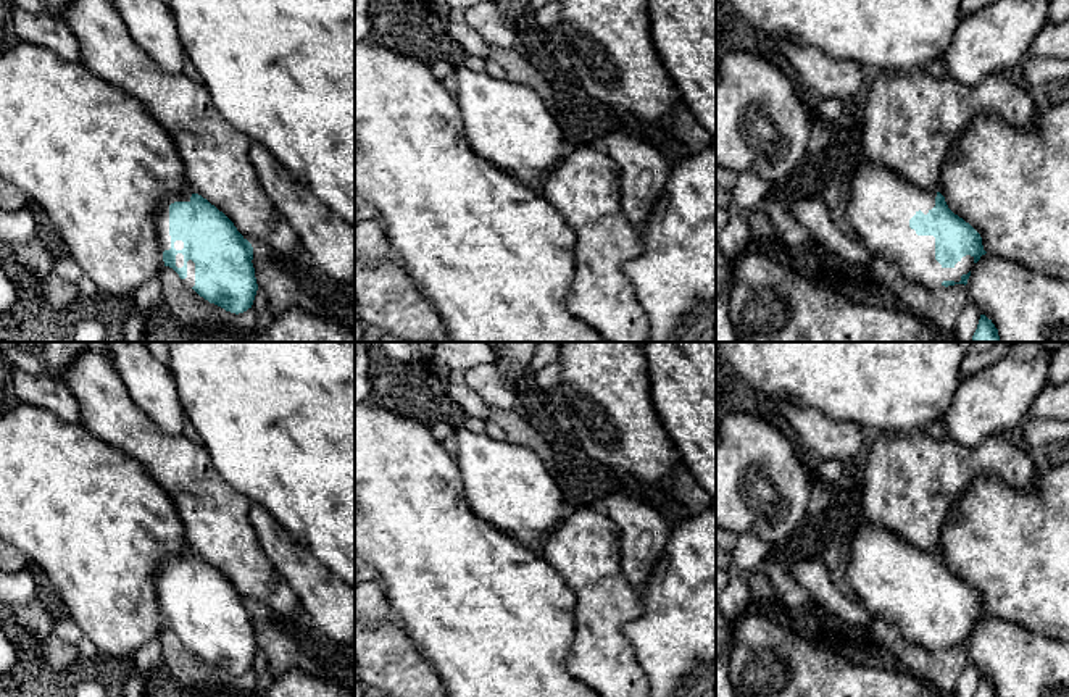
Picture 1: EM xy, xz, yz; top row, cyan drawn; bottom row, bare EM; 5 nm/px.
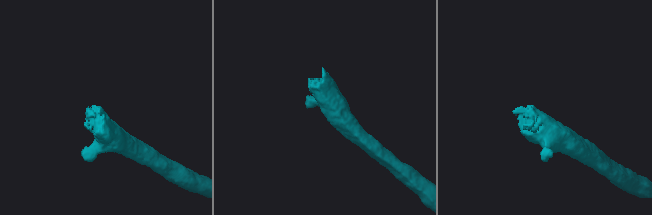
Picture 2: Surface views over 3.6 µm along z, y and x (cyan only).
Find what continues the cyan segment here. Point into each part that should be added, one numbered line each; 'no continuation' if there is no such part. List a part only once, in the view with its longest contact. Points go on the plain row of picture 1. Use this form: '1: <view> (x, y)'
1: xy (162, 580)

